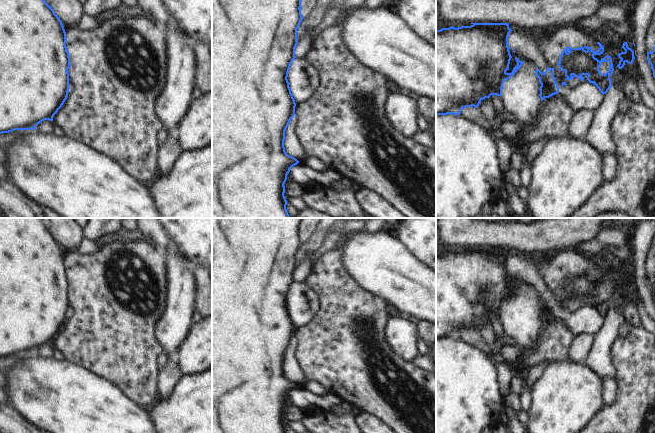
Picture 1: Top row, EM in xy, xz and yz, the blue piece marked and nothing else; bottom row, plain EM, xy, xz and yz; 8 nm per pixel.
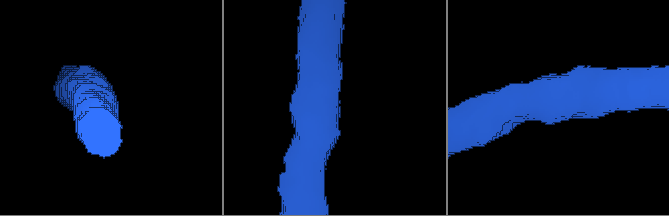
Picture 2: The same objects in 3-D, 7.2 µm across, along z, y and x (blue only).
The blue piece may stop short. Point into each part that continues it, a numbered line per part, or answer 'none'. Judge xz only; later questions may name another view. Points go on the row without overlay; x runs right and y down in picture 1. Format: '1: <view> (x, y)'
none

